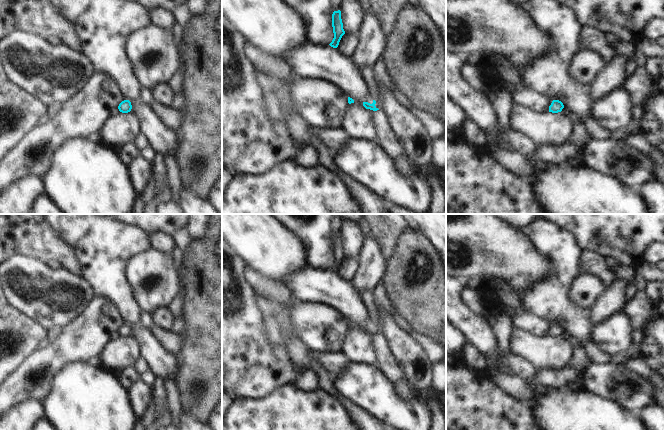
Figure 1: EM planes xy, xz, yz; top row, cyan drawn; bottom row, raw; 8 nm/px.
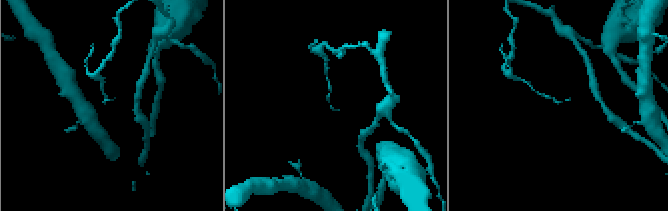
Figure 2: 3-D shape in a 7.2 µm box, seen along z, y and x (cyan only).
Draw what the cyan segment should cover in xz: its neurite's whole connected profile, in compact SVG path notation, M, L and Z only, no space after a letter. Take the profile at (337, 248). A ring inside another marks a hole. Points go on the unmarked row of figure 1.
M340 234L334 235L332 238L332 251L333 251L334 262L329 269L333 272L337 272L342 260L345 258Z

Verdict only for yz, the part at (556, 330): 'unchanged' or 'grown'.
unchanged

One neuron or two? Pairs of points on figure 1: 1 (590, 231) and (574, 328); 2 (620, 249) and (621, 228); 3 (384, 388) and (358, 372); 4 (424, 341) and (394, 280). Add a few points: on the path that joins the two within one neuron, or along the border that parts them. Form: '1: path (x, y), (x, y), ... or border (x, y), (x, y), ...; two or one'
1: border (568, 231), (582, 250); two
2: path (620, 244), (621, 233); one
3: path (378, 388), (374, 388), (364, 378); one
4: border (414, 331), (424, 334), (435, 341); two

